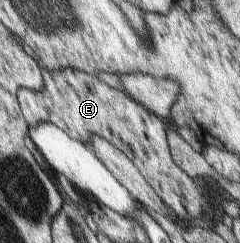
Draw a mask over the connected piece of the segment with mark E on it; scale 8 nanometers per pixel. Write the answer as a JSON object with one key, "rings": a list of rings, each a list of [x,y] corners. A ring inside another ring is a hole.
{"rings":[[[66,68],[43,70],[42,74],[43,87],[39,91],[19,89],[17,95],[21,113],[29,125],[53,124],[62,128],[68,136],[87,143],[87,146],[91,138],[102,137],[134,162],[174,217],[179,217],[185,223],[186,219],[201,218],[203,197],[191,178],[173,163],[165,139],[165,125],[158,116],[91,73]]]}

